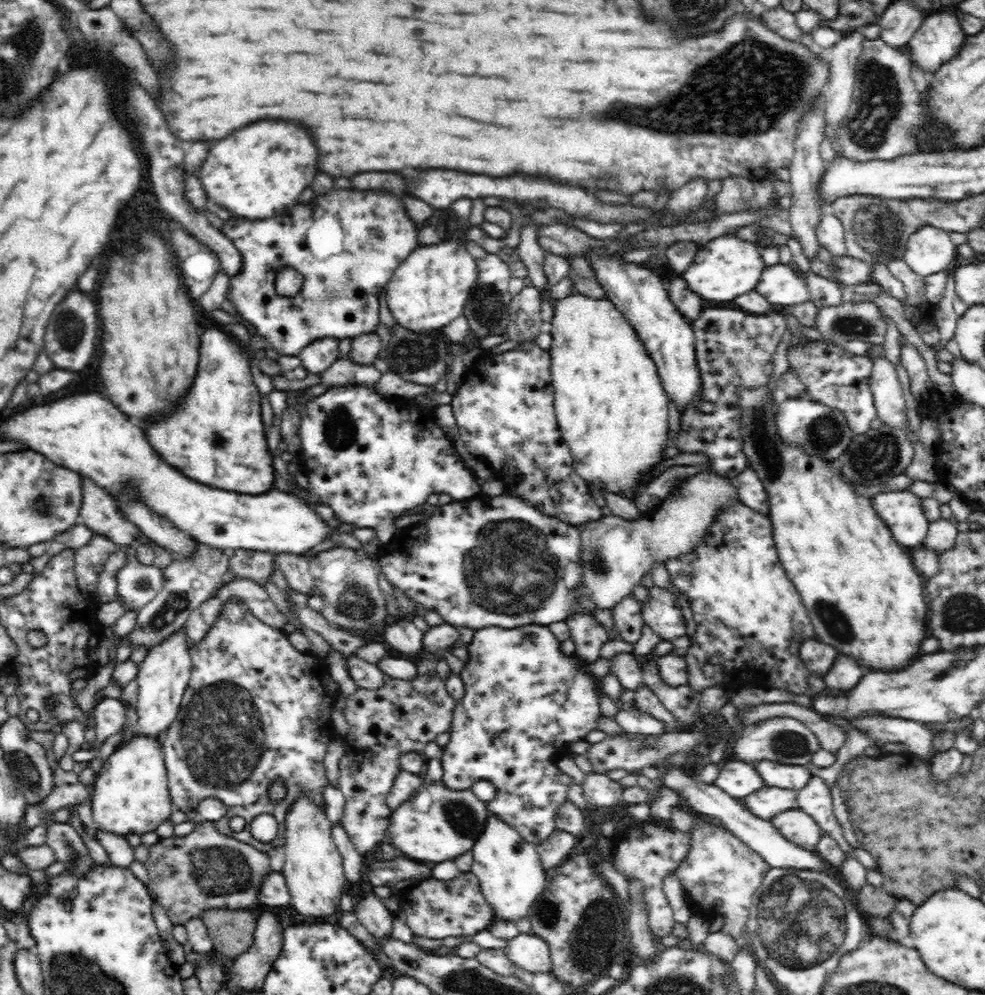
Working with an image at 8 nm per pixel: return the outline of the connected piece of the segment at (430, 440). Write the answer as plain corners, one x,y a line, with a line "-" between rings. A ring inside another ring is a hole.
372,384
350,385
329,389
325,394
311,399
306,407
301,410
299,416
299,436
301,440
300,456
303,458
304,466
308,474
308,483
310,483
310,486
308,486
307,489
308,492
315,497
316,504
329,505
338,522
354,524
356,528
370,527
375,529
377,538
382,544
387,544
392,538
392,534
396,529
394,519
402,516
402,514
406,514
406,512
412,510
412,508
418,508
420,504
426,502
426,498
428,498
430,494
444,492
450,494
454,501
459,501
474,497
481,492
481,487
476,481
476,476
474,477
474,473
471,469
464,465
462,459
460,459
460,455
458,455
458,452
455,449
453,441
444,434
442,428
436,423
434,412
428,413
425,411
423,416
422,412
410,412
410,408
407,408
403,401
396,404
394,402
388,402
386,397
382,397
382,395
376,393
376,389
374,389
374,385
-
427,417
430,417
432,421
433,430
422,432
422,420

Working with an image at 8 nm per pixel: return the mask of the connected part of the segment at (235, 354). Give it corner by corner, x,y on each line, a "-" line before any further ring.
214,324
206,326
199,344
199,360
193,384
168,409
145,418
148,420
145,434
160,458
170,467
178,466
188,478
230,492
255,495
275,488
276,471
272,466
273,456
268,449
260,415
262,395
250,373
250,362
244,356
240,346
226,332

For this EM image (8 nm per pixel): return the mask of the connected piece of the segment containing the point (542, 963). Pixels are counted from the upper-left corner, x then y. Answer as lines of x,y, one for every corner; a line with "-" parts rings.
518,933
508,941
503,951
512,966
518,965
532,974
551,970
548,943
540,935

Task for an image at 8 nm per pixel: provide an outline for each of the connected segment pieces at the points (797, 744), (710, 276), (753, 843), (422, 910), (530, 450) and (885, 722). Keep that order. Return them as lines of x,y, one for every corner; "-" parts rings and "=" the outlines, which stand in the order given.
772,717
755,725
744,727
736,740
736,761
746,764
754,762
778,762
779,764
805,766
811,762
811,756
821,749
819,737
802,721
792,717
=
728,234
703,244
687,272
680,274
688,287
696,292
706,305
716,302
733,302
738,296
748,294
759,284
767,268
758,246
=
680,768
662,770
662,773
663,775
659,780
662,786
680,793
680,796
686,800
692,812
708,816
710,819
718,818
720,824
726,827
734,836
743,840
754,852
760,854
761,858
771,868
794,868
801,871
814,870
814,872
830,874
830,868
826,866
826,861
820,858
817,851
802,848
800,845
784,838
771,820
762,820
755,816
746,806
742,806
738,799
729,796
721,788
710,783
699,783
=
472,872
461,873
457,878
442,881
432,878
420,882
416,888
408,888
399,895
400,910
406,913
406,922
415,936
446,938
447,936
473,936
486,930
494,920
494,905
483,895
478,878
=
535,341
526,342
519,345
516,349
502,352
501,354
483,353
478,360
469,365
464,374
463,382
460,387
452,394
453,414
457,423
458,437
464,440
468,452
475,456
476,459
483,460
490,466
495,478
499,478
505,484
505,492
510,491
510,495
515,497
523,497
532,505
538,506
544,513
550,514
552,517
559,517
563,521
571,522
573,525
580,527
586,522
598,520
602,516
601,508
596,505
594,497
592,497
588,483
574,470
573,458
569,451
569,446
565,443
561,435
560,427
557,423
557,416
554,408
554,388
551,383
551,362
548,351
540,348
=
870,715
866,718
852,719
850,724
864,734
869,740
881,743
903,743
908,747
908,752
928,763
934,755
934,735
926,729
924,723
904,718
879,718

